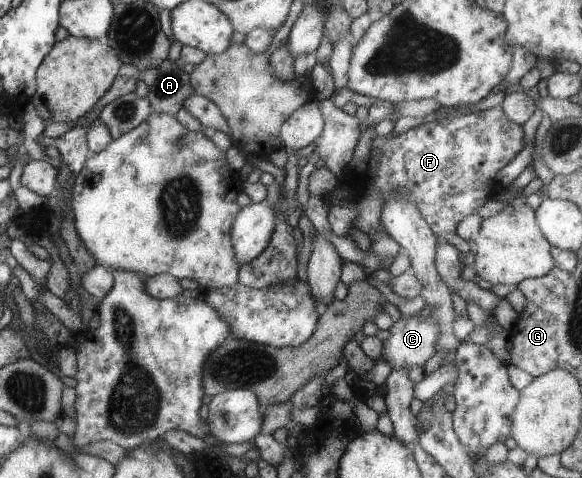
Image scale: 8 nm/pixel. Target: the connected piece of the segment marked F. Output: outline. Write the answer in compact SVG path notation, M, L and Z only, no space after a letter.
M498 105L487 110L463 113L463 115L459 115L459 117L449 116L441 120L436 120L435 122L420 124L419 126L411 128L408 131L403 131L403 133L399 133L399 135L391 136L390 133L387 136L374 136L372 141L371 154L372 152L377 152L379 153L381 158L375 164L372 176L368 174L367 166L365 171L357 174L355 172L349 171L349 169L346 168L345 174L338 178L338 185L341 185L341 187L344 186L352 194L353 198L347 200L346 202L337 202L336 204L328 203L330 205L329 209L327 209L328 220L331 224L331 229L333 233L335 233L335 235L341 235L341 237L348 237L352 239L349 236L349 232L347 231L349 231L350 227L356 227L355 218L357 217L357 202L361 200L363 196L366 195L364 190L368 188L369 185L373 184L373 187L375 187L375 193L380 193L382 195L382 198L384 199L383 205L385 205L385 200L388 199L392 192L394 192L395 194L399 194L398 197L401 200L403 200L404 198L410 198L413 202L415 202L415 205L419 208L421 215L426 219L426 222L429 224L429 227L431 227L433 233L437 236L438 241L444 244L451 244L454 248L458 249L458 252L463 257L468 251L474 249L474 247L469 245L469 241L461 238L457 234L457 225L459 225L459 223L461 223L461 220L465 219L467 215L471 215L471 213L477 213L480 210L480 208L482 208L483 205L485 205L485 202L487 200L495 198L496 193L500 191L499 183L497 183L496 181L497 172L499 172L500 169L503 169L524 148L525 142L523 141L523 136L523 126L521 124L515 123L514 121L511 121L510 119L507 119L507 116L505 115L502 105Z

